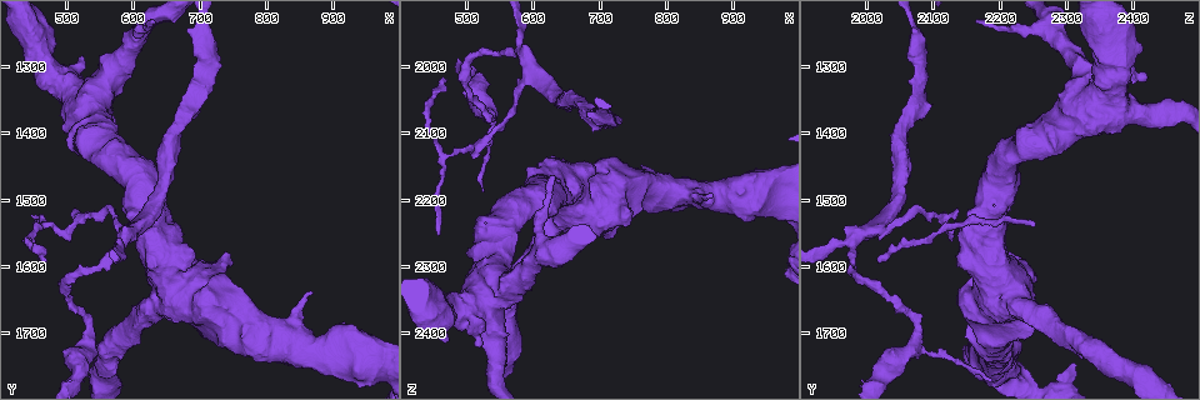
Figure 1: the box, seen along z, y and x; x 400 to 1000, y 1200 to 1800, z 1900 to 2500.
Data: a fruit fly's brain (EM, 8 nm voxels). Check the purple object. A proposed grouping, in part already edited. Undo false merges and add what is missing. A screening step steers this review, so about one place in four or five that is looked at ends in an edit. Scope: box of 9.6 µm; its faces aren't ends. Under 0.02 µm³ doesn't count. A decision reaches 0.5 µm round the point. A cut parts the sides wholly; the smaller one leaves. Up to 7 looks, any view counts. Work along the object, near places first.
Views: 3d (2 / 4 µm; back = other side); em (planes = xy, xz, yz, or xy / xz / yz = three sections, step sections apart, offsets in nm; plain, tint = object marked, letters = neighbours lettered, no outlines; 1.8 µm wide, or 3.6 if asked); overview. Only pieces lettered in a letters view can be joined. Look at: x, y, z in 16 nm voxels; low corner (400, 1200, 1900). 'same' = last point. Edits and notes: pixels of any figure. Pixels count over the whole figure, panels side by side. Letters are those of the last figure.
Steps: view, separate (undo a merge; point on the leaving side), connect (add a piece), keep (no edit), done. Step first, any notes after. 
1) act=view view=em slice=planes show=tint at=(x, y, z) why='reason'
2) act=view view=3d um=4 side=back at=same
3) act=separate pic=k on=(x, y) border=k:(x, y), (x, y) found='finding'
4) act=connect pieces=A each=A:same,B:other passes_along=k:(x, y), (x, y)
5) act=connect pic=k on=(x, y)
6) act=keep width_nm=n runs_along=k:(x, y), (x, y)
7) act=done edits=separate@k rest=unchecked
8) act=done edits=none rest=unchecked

act=view view=em um=3.6 slice=planes show=letters at=(870, 1640, 2195) why='branch stops here'

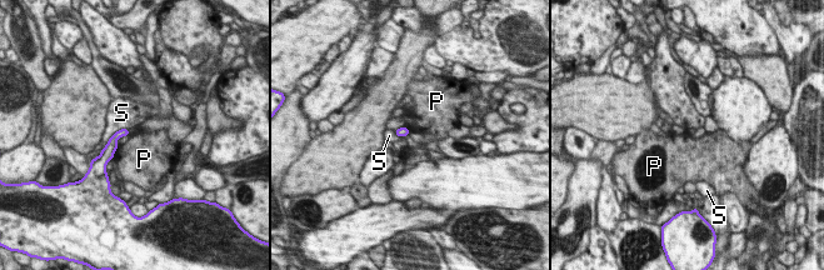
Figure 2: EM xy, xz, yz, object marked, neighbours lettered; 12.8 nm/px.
act=keep each=P:other,S:other border=2:(119, 145), (111, 159) found='none of them fits'

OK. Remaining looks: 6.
act=view view=em slice=planes show=letters at=(580, 1565, 1965) why='two arms in line, one across'

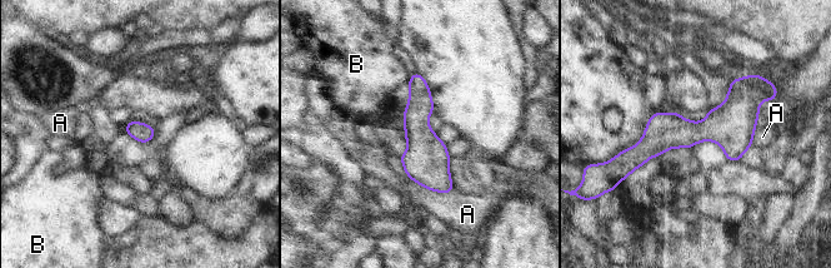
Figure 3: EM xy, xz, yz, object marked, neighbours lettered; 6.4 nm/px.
act=keep width_nm=120 each=A:other,B:other border=3:(410, 178), (429, 189), (454, 192) found='one neuron here'

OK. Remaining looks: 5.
act=view view=3d um=4 at=(460, 1540, 2125) why='sharp bend'

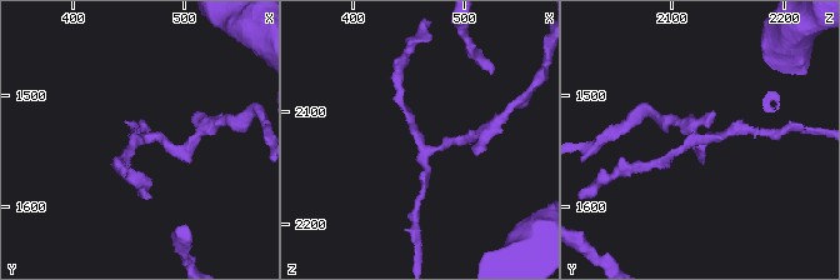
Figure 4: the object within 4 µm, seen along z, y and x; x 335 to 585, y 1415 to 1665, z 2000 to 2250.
act=view view=em slice=planes show=plain at=(462, 1540, 2128)

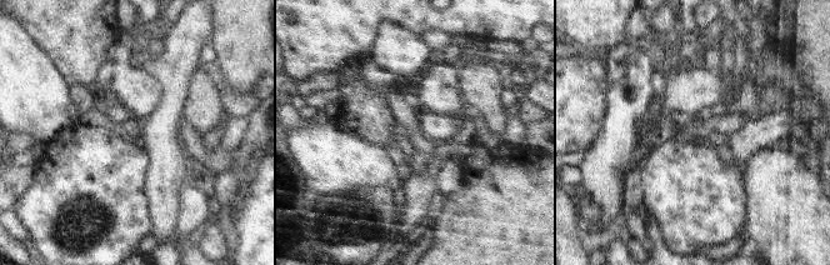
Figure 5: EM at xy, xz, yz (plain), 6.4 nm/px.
act=view view=em slice=planes show=letters at=same

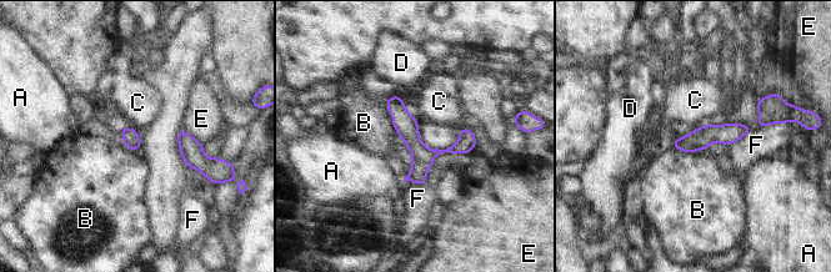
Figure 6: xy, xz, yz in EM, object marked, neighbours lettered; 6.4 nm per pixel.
act=separate pic=6 on=(406, 125) each=A:other,B:other,C:other,D:other,E:other,F:other found='two neurons meet here'

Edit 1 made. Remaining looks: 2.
act=done edits=separate@6 rest=unchecked

